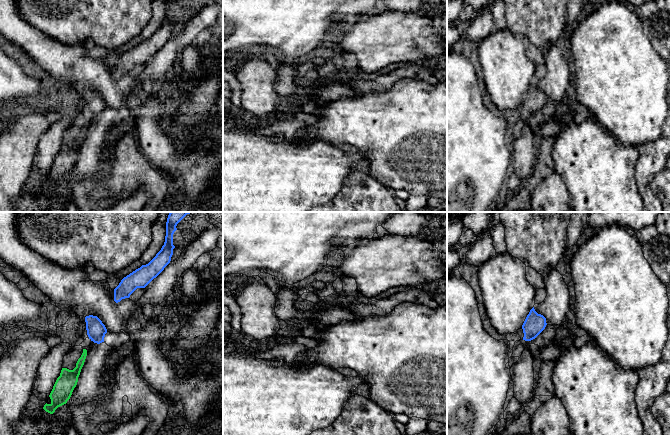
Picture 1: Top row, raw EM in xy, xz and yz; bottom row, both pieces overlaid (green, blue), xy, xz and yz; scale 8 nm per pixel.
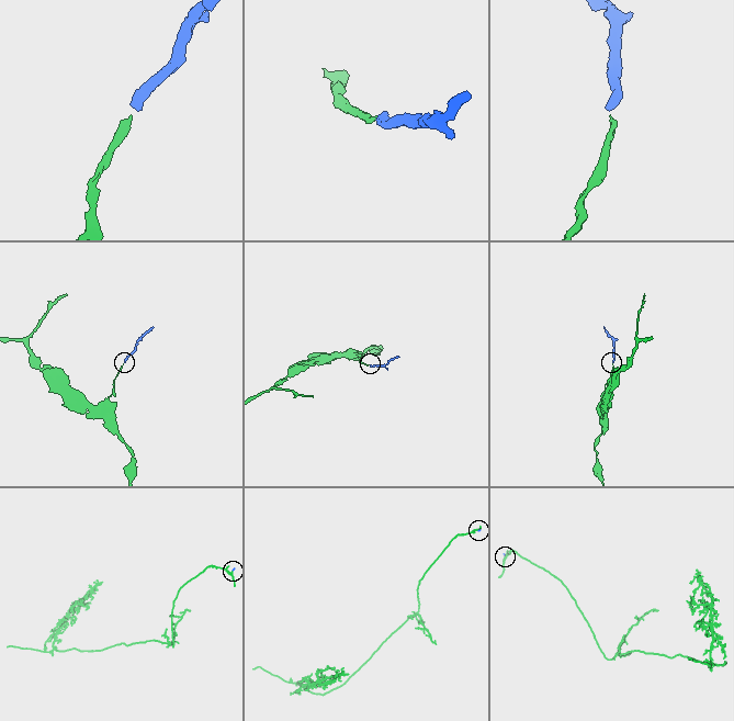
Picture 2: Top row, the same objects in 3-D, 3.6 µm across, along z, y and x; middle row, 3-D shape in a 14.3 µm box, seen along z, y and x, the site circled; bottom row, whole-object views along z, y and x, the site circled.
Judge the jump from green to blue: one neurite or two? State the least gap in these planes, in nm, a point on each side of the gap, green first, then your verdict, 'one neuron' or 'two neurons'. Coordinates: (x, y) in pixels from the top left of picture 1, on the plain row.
gap 90 nm; span xy (85, 125), (91, 116); two neurons

